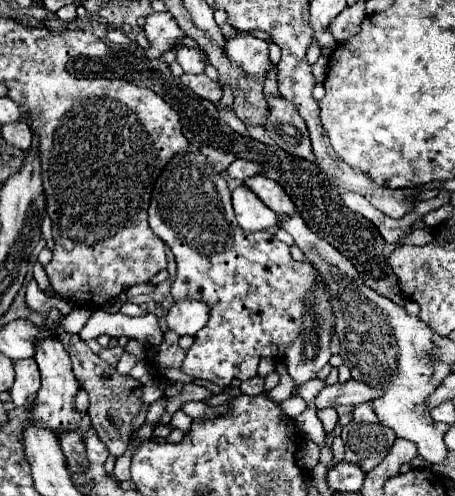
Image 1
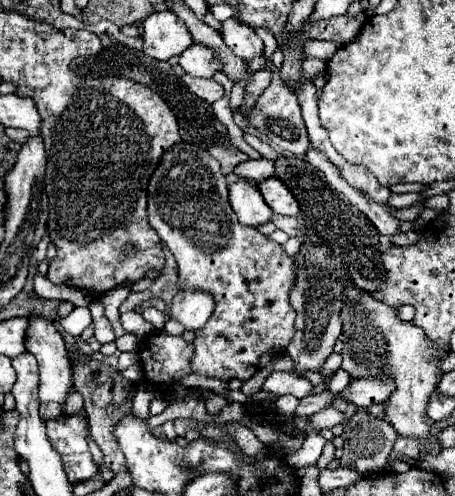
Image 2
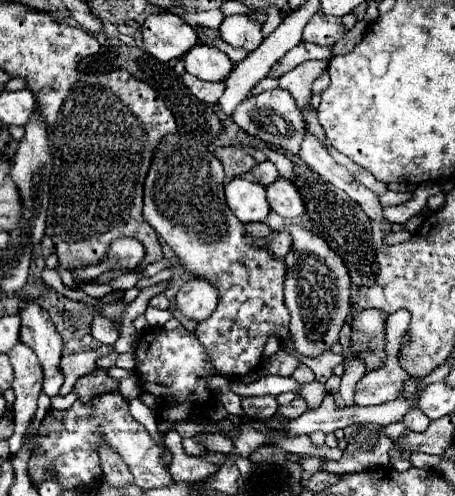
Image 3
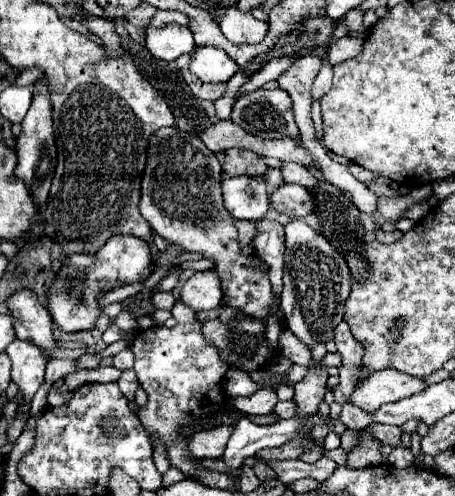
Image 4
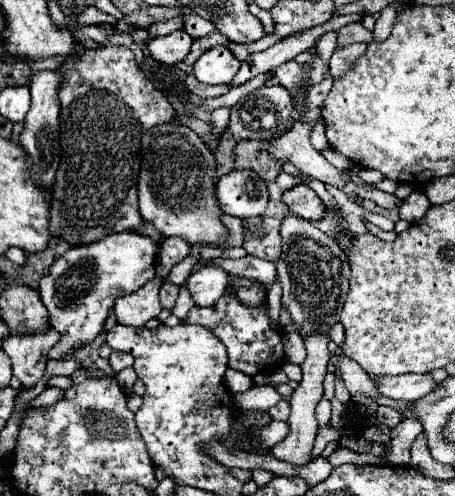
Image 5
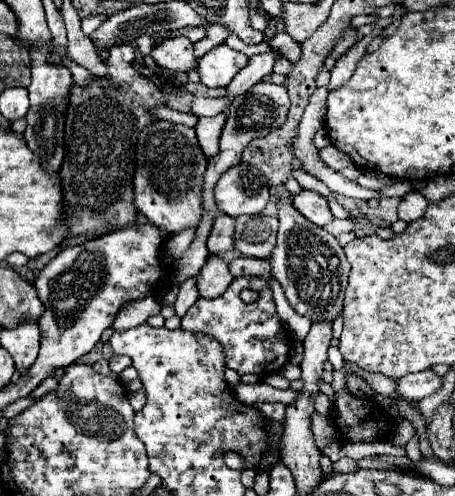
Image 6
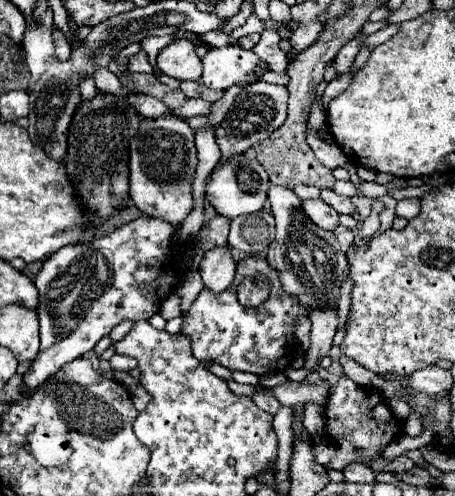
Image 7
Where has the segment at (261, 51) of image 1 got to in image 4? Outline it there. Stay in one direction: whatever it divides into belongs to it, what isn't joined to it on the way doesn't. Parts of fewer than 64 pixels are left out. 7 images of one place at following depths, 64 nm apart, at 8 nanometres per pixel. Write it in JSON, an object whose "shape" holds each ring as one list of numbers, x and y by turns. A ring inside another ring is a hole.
{"shape":[[228,8,220,22,220,30,232,44,258,44,268,34,268,24,256,20,252,14]]}

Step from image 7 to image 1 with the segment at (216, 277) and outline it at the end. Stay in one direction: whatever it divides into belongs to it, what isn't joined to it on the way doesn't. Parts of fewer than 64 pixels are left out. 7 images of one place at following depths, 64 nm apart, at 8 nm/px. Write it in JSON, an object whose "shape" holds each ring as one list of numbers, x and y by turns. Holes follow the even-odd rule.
{"shape":[[178,300,166,314,168,330,178,336,196,336,208,322,208,306,198,300]]}

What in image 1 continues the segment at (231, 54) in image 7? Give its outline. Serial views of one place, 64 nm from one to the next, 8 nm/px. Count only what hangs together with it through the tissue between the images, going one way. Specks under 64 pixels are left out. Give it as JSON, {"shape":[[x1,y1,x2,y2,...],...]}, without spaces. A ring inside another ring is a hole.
{"shape":[[180,46,176,48,176,62,182,66,186,74,202,74,204,72,204,54,196,48]]}

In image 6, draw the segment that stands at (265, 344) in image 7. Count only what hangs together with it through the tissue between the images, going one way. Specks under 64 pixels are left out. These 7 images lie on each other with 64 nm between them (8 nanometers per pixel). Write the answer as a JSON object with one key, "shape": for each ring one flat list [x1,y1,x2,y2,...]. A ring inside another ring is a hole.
{"shape":[[236,278,228,290,216,298,216,300,198,300,188,312,186,316,182,318,182,326,186,330,192,330,192,332,206,332,210,334,212,338,216,338,224,350,226,350,226,366,236,370,238,374,258,374,258,376,266,376,266,374,278,374,284,364,288,362,288,354,290,354,290,342,292,342,292,336,290,332,284,328,284,324,280,322,278,314,276,314,276,306,274,306,274,300,272,300,272,290,268,286,266,280,262,278],[242,288,254,288,260,292,260,298,252,304,246,304,240,300,240,290]]}

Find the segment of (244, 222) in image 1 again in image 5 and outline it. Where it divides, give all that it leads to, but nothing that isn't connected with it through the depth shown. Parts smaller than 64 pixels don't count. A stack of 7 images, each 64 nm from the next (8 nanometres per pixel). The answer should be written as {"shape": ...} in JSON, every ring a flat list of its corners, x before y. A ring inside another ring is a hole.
{"shape":[[230,172,222,176,216,196,222,212,236,218,262,216,268,204,266,182,254,172]]}

